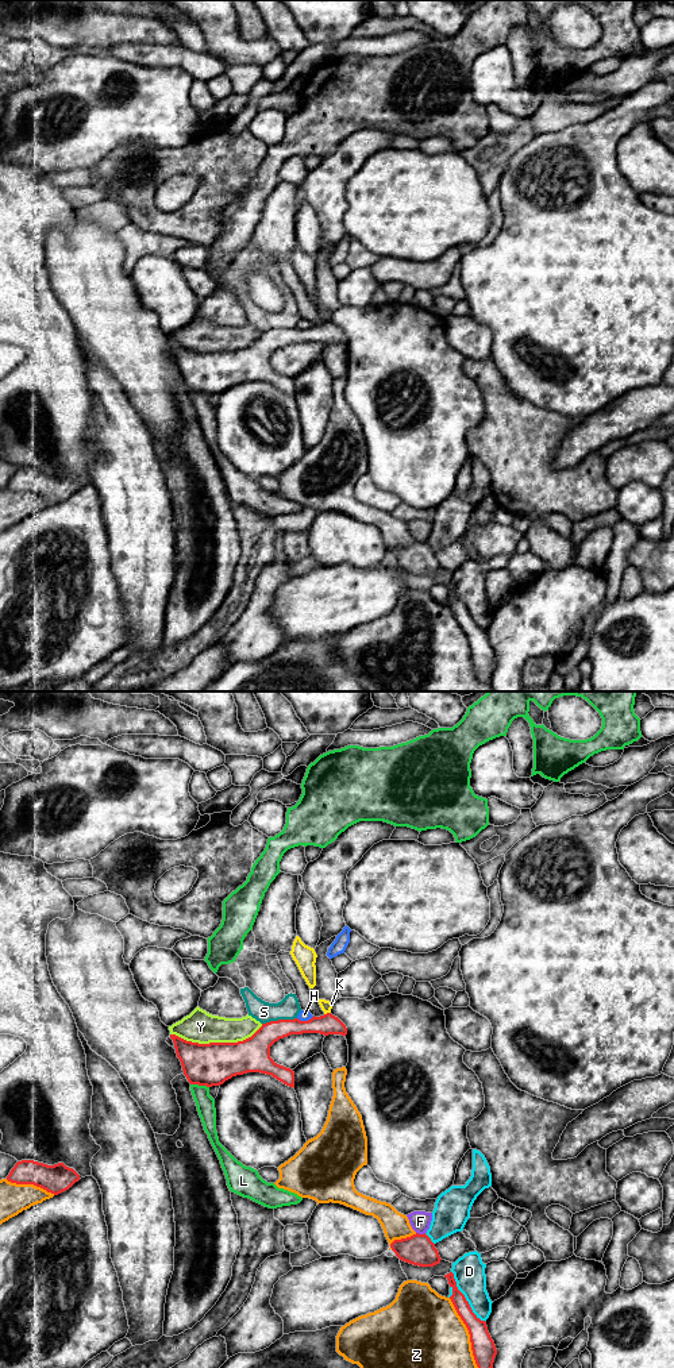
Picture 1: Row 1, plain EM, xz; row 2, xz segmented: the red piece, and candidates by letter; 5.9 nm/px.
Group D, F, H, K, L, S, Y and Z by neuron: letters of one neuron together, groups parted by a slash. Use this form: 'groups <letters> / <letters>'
groups D / F / H S / K / L / Y / Z

